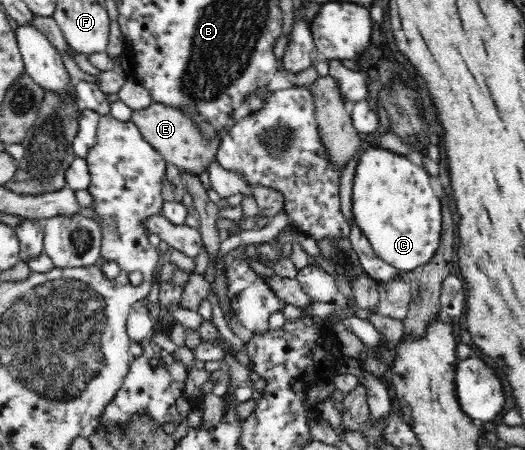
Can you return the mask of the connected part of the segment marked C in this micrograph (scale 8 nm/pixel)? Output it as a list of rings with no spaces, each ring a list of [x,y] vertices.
[[[377,146],[361,149],[353,178],[352,210],[355,223],[368,239],[376,256],[403,273],[427,265],[439,249],[442,230],[441,198],[433,194],[429,173],[423,164],[413,163],[407,156]]]

